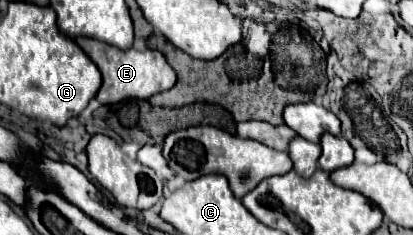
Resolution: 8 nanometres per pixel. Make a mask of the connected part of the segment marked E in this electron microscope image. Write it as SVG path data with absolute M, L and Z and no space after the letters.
M75 39L77 45L93 59L93 63L99 67L103 75L103 85L97 93L97 101L101 105L113 105L121 103L125 99L149 99L155 93L163 93L175 85L175 71L171 65L165 61L163 53L147 49L147 51L137 51L137 49L127 49L121 51L117 47L111 47L107 43L95 41L95 39Z

